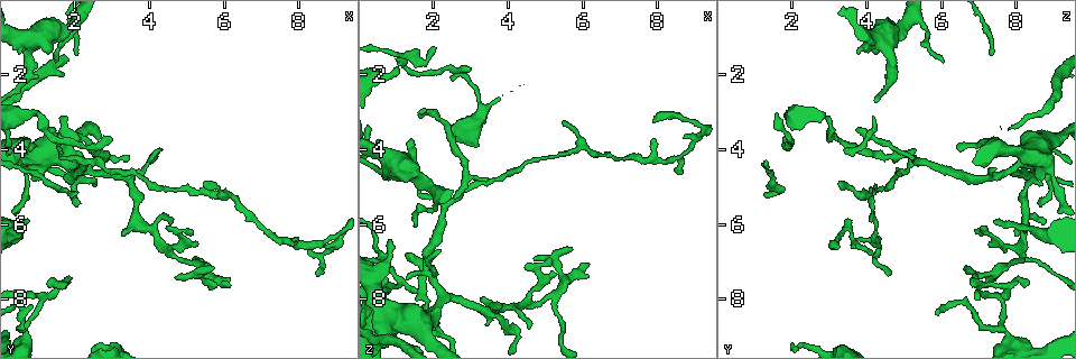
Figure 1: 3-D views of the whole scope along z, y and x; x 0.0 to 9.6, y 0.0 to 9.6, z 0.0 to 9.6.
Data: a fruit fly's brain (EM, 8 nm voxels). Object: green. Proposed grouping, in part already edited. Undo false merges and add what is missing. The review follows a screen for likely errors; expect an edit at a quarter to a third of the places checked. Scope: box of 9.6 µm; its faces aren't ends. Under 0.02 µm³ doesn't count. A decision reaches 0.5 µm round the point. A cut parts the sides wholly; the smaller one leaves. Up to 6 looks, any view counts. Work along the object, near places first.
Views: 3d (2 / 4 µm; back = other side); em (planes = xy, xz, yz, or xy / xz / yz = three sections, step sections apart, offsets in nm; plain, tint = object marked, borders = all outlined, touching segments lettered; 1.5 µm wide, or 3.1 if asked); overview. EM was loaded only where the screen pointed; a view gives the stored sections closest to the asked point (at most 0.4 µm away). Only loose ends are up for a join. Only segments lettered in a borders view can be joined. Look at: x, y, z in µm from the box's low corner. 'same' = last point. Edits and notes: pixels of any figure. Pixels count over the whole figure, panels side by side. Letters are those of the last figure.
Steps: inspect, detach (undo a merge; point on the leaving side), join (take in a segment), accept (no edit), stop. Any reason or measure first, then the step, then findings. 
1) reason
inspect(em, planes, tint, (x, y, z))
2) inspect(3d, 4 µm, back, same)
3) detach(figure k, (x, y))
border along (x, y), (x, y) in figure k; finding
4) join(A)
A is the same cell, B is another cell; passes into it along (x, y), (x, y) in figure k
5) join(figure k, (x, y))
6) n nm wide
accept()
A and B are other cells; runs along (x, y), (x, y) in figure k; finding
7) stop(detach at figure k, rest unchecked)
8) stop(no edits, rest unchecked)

free end
inspect(em, planes, borders, (1.10, 3.15, 1.90))

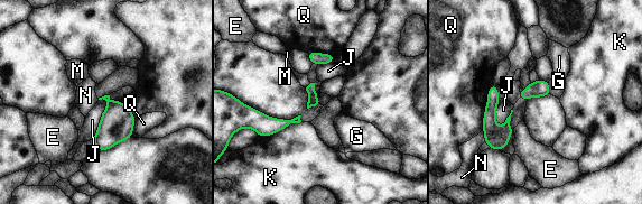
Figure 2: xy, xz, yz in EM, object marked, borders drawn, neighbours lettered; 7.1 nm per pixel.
accept()
E, G, J, K, M, N and Q are other cells; border along (499, 101), (496, 108), (498, 128) in figure 2; none of them fits

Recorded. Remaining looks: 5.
tapers out
inspect(em, yz, step 8, borders, (3.40, 4.15, 4.85))

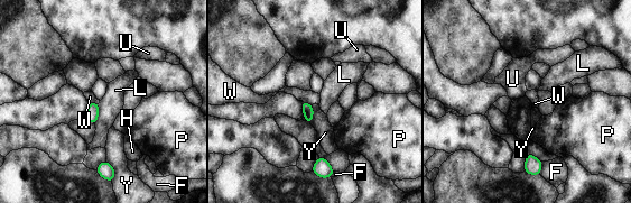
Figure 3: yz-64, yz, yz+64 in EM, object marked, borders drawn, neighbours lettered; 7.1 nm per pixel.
inspect(em, xy, step 4, borders, same)

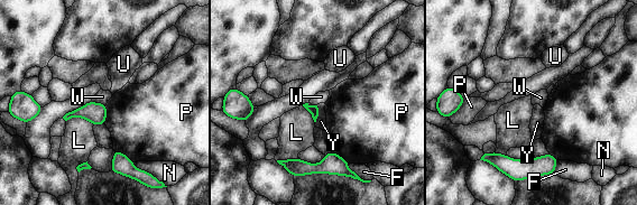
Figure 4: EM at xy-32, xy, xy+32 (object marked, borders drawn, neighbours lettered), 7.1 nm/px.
accept()
F, L, N, P, U, W and Y are other cells; border along (92, 100), (105, 104) in figure 4; none of them fits

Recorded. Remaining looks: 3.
tapers out
inspect(3d, 2 µm, (1.70, 7.55, 8.40))

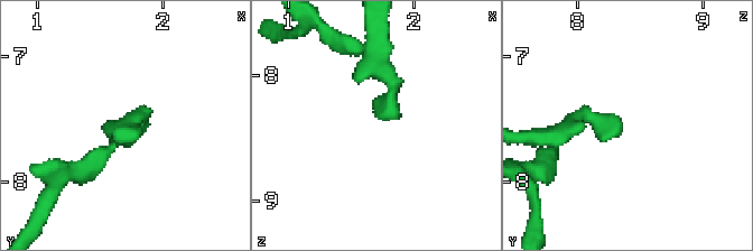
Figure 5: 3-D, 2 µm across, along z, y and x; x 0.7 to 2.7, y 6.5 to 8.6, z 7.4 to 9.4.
inspect(em, planes, borders, (1.74, 7.58, 8.36))

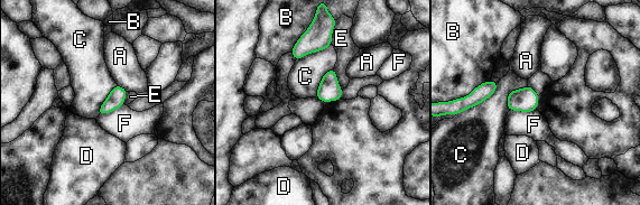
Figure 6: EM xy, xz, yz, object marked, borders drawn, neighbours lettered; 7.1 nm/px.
C touches over 360 nm
accept()
A, B, C, D, E and F are other cells; border along (536, 109), (532, 111), (509, 111) in figure 6; none of them fits

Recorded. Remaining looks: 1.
stop(no edits, rest unchecked)

